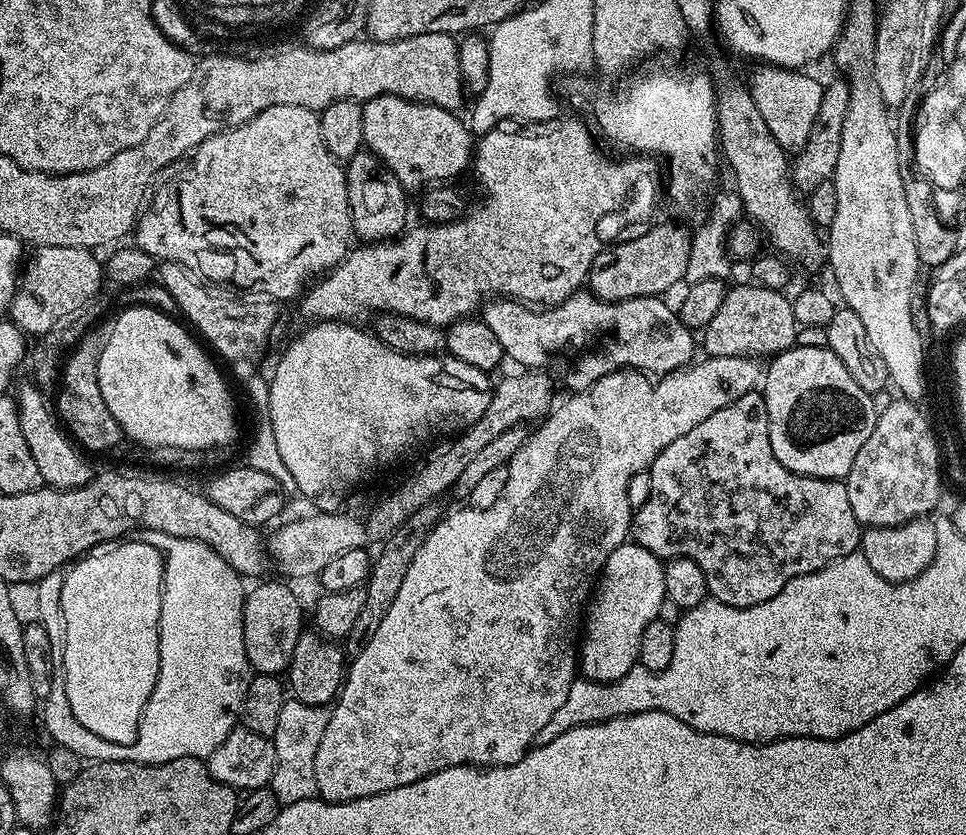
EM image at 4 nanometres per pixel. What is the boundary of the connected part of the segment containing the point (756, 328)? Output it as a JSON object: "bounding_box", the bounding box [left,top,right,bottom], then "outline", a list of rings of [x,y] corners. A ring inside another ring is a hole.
{"bounding_box":[702,282,798,358],"outline":[[[755,282],[747,283],[729,287],[718,314],[703,329],[702,348],[707,355],[771,358],[795,345],[798,325],[791,299],[784,292],[763,288]]]}

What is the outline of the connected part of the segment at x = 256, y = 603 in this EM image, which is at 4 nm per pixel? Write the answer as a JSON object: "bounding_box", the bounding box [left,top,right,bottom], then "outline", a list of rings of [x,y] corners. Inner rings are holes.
{"bounding_box":[244,584,305,676],"outline":[[[260,584],[244,597],[244,641],[246,642],[246,658],[250,662],[253,673],[261,676],[274,676],[288,671],[288,663],[294,654],[294,646],[298,646],[298,638],[305,631],[304,612],[300,609],[300,600],[284,584]]]}

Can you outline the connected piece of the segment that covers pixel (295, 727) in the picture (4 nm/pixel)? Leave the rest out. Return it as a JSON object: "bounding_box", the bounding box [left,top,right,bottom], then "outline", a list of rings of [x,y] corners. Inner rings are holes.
{"bounding_box":[270,699,331,806],"outline":[[[287,699],[280,715],[272,741],[275,746],[275,770],[270,787],[282,806],[313,799],[317,795],[317,780],[314,778],[314,756],[326,732],[331,709],[326,706],[306,706],[297,700]]]}

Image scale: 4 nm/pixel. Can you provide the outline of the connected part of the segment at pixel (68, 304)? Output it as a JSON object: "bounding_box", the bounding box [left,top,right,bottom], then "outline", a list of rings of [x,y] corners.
{"bounding_box":[10,246,102,338],"outline":[[[50,246],[37,247],[33,252],[36,253],[27,257],[18,277],[10,319],[20,327],[21,332],[39,338],[50,330],[50,326],[54,326],[54,322],[58,322],[58,318],[70,314],[70,310],[78,310],[80,304],[101,295],[102,264],[96,261],[97,253],[87,248]]]}

